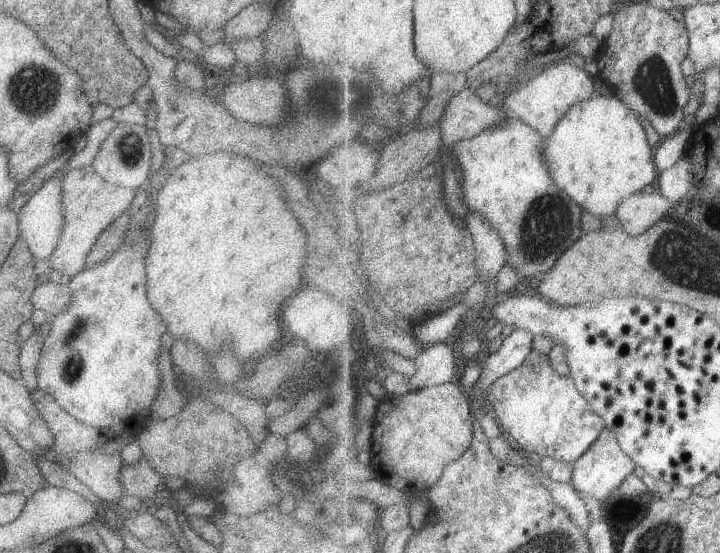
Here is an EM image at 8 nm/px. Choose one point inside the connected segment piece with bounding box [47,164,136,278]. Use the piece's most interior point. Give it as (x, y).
(89, 203)

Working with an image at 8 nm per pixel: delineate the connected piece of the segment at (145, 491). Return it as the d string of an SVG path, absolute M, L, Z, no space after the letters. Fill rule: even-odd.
M141 455L133 464L120 466L119 482L123 487L123 496L137 497L140 502L158 494L162 489L160 474Z

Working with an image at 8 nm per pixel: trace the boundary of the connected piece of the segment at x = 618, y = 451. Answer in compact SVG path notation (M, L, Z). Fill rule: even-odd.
M606 426L600 437L593 442L592 447L574 463L572 484L582 496L589 495L603 504L605 500L612 499L618 494L621 484L633 474L637 465L635 460L624 451L617 435Z

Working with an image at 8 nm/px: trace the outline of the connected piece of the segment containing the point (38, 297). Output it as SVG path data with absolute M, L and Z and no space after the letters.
M49 280L45 284L37 285L31 295L34 308L45 312L49 318L65 312L71 300L72 294L67 284L58 285Z

